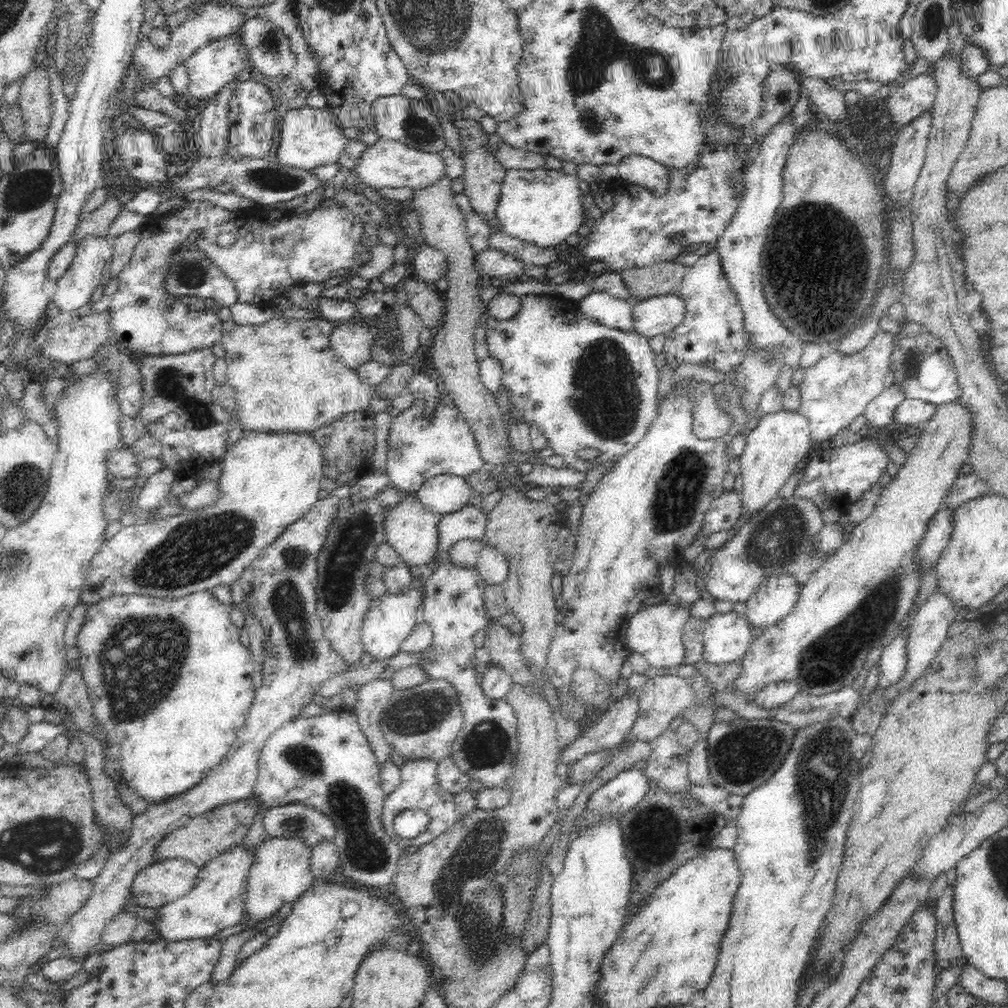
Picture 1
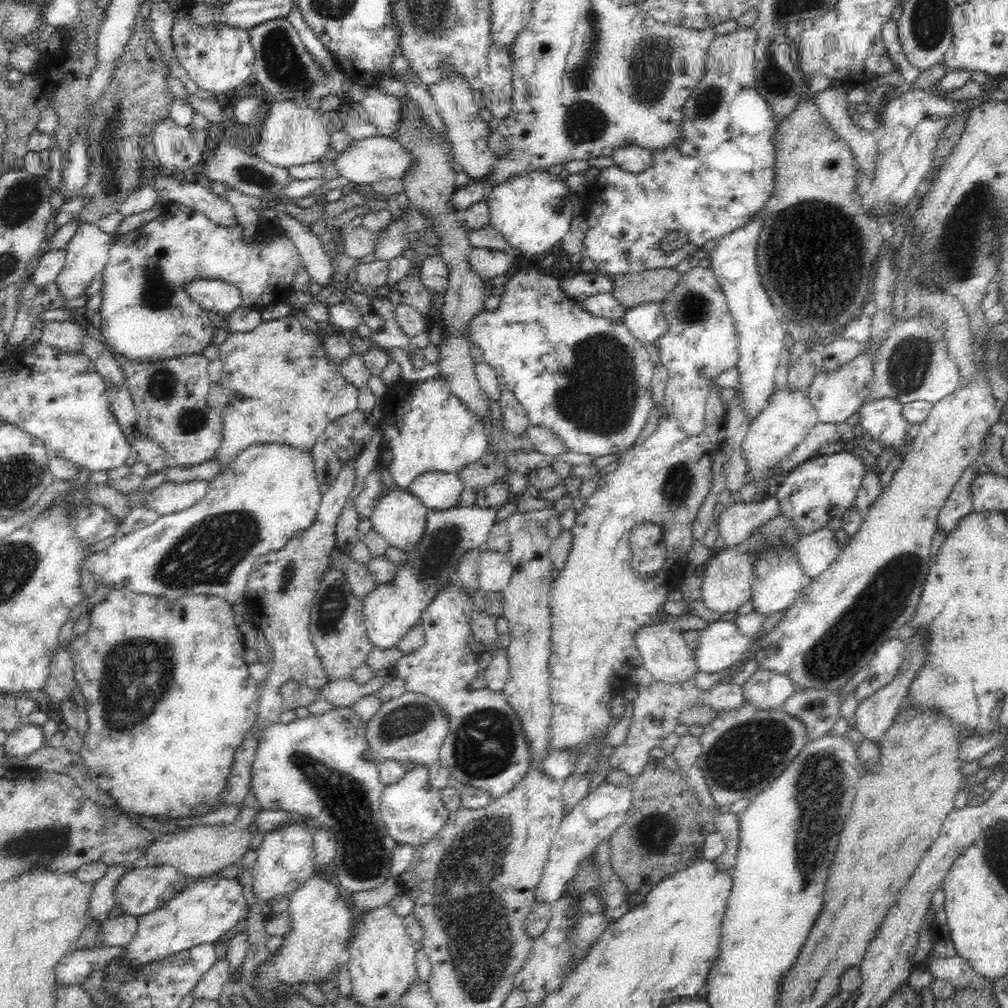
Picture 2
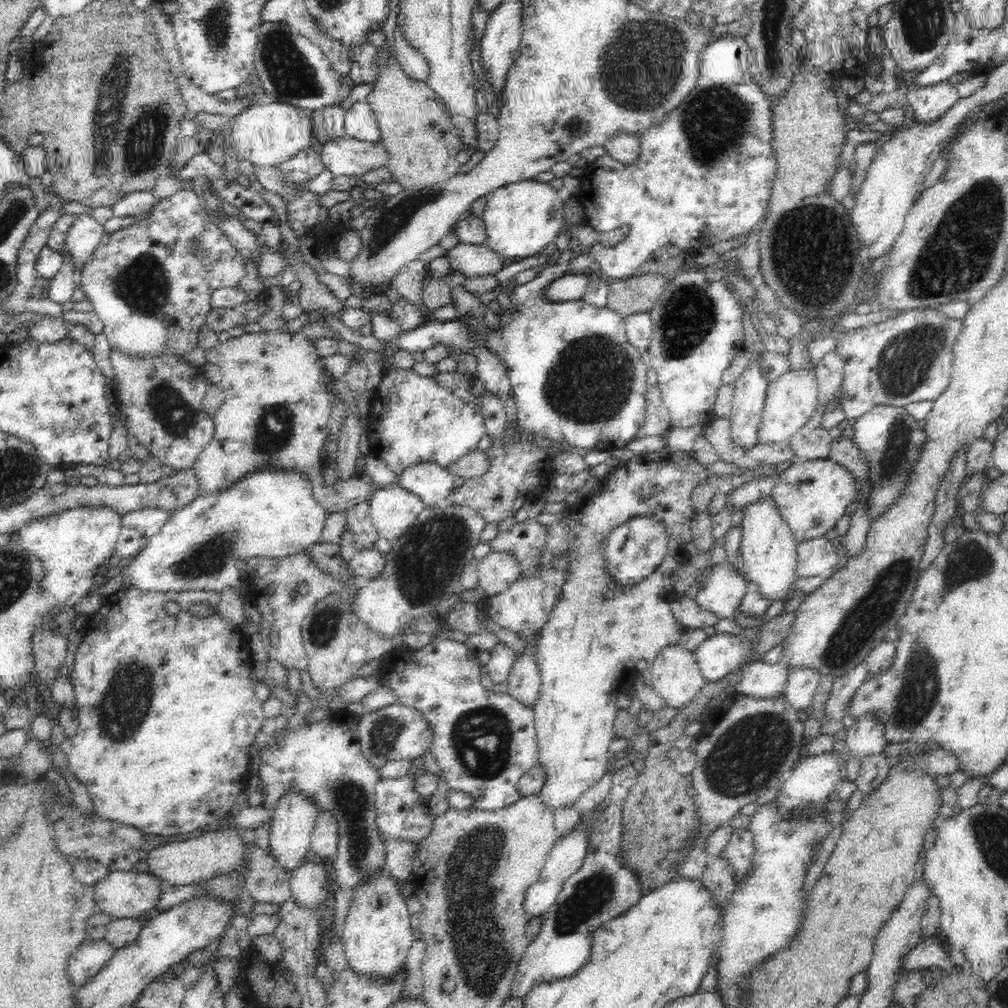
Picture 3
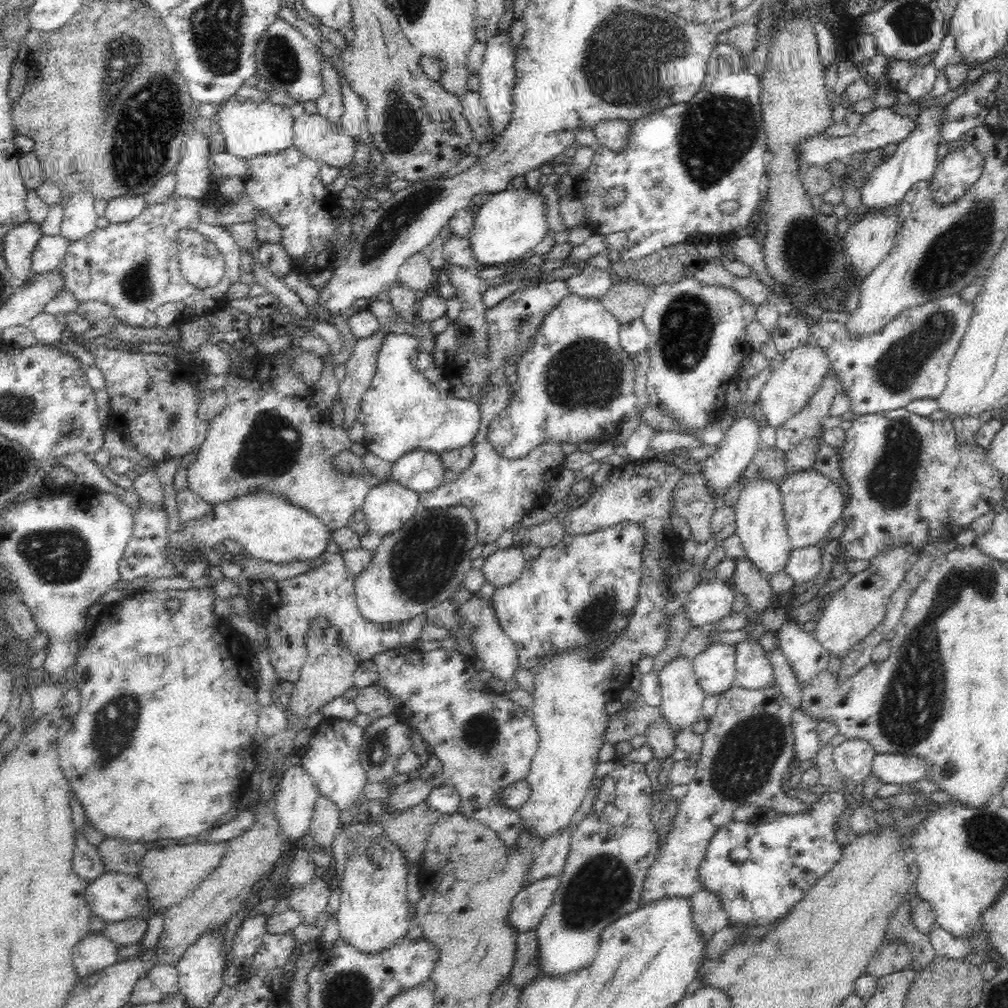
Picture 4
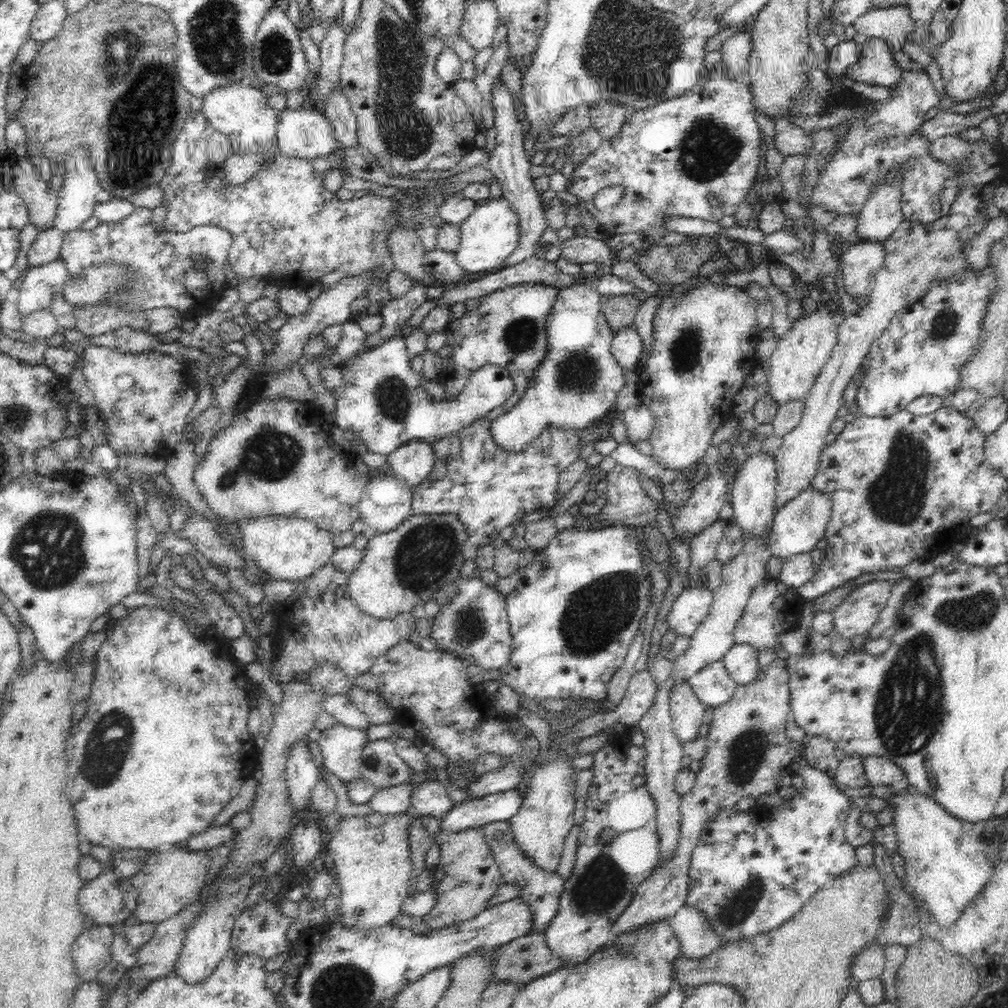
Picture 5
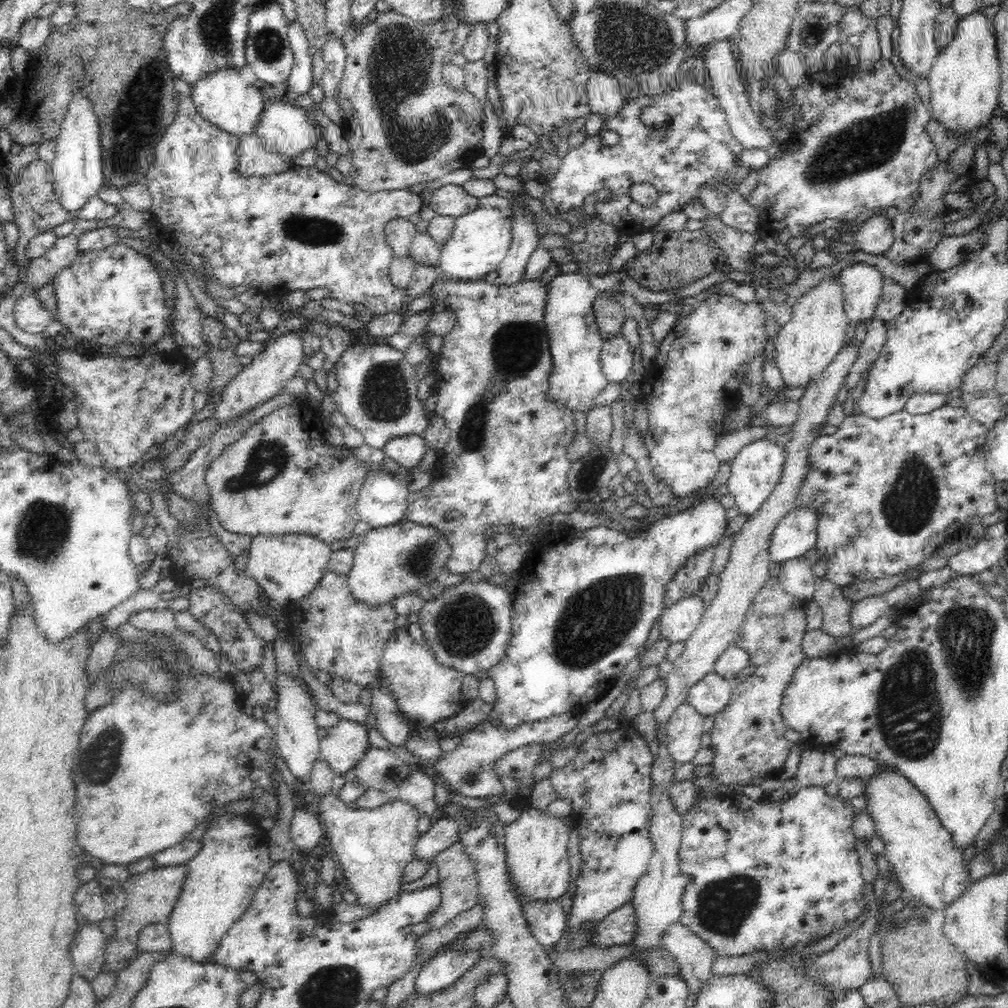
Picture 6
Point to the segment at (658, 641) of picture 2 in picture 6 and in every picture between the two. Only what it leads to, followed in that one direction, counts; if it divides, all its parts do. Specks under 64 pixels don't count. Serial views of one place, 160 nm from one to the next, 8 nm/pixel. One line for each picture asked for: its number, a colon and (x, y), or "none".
3: (676, 676)
4: (682, 697)
5: (686, 710)
6: (684, 730)

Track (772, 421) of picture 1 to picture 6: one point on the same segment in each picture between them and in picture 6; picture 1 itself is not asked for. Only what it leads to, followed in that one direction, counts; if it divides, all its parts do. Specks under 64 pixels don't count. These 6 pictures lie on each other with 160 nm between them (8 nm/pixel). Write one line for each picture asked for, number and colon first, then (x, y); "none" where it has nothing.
2: (789, 416)
3: (791, 400)
4: (791, 386)
5: (800, 355)
6: (814, 335)

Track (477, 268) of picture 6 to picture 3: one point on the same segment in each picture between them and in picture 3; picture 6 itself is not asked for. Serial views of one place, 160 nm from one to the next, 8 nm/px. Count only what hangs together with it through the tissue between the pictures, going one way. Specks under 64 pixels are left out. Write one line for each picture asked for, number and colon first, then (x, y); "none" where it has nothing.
3: (521, 219)
4: (507, 228)
5: (490, 234)

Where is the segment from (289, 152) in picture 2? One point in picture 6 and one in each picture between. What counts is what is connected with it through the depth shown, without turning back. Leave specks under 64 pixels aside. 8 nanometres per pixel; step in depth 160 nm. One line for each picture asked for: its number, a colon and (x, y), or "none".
3: (268, 134)
4: (252, 128)
5: (241, 112)
6: (222, 98)

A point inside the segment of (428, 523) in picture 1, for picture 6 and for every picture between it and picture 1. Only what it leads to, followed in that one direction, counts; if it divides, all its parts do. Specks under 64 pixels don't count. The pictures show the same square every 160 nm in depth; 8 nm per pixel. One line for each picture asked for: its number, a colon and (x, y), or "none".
2: (398, 516)
3: (393, 509)
4: (388, 506)
5: (385, 503)
6: (383, 499)

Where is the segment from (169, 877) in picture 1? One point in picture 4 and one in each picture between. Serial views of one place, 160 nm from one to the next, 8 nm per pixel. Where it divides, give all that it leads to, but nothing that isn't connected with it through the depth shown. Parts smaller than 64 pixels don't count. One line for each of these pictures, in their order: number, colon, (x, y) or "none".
2: (144, 888)
3: (121, 894)
4: (113, 896)

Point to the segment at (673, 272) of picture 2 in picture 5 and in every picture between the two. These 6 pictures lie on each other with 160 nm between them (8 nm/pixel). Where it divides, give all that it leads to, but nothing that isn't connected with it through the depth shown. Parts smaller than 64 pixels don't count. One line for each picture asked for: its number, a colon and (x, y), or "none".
3: (635, 294)
4: (626, 300)
5: (619, 311)

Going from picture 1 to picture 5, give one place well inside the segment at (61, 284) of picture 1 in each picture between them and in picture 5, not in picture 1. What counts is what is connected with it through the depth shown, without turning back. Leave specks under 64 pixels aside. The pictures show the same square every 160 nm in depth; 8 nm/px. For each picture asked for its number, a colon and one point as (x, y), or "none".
2: (88, 250)
3: (85, 234)
4: (79, 218)
5: (77, 199)

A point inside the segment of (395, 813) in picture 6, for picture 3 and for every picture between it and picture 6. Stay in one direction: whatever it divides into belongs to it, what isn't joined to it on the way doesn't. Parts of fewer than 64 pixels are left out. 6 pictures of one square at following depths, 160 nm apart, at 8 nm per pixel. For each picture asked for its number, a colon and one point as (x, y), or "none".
3: (377, 934)
4: (373, 914)
5: (370, 855)

